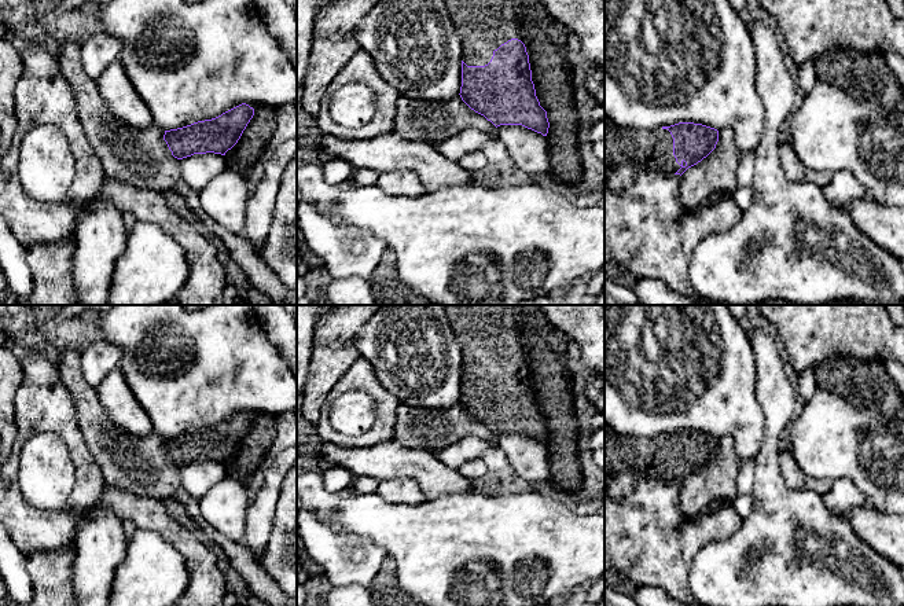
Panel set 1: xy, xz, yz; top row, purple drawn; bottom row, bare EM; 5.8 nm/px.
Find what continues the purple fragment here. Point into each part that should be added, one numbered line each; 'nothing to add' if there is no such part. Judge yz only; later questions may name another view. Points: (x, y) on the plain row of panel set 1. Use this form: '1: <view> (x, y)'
1: yz (623, 452)

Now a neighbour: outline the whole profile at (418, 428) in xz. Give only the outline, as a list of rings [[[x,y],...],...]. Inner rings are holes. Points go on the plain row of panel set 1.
[[[401,403],[396,411],[393,431],[393,441],[397,444],[433,453],[471,436],[485,441],[496,438],[496,434],[471,418],[460,403],[448,409],[429,409]]]

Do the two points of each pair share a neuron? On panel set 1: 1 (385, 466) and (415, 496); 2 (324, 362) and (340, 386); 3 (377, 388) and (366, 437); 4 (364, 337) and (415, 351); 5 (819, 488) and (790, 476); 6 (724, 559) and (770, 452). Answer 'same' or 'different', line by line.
1: different
2: different
3: same
4: same
5: same
6: same

